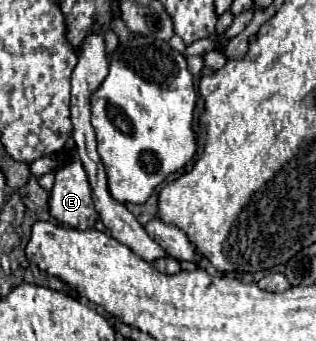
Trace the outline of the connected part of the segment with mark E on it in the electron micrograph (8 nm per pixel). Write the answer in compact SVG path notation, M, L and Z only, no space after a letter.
M78 158L70 164L64 164L56 172L48 208L52 218L70 228L86 230L94 226L98 212L92 204L92 190L88 184L88 176Z

